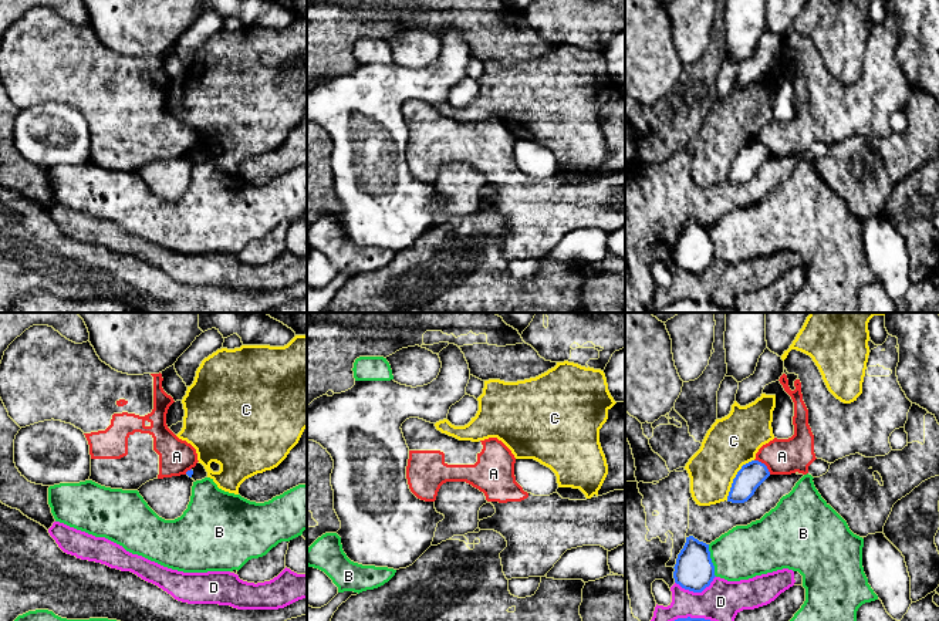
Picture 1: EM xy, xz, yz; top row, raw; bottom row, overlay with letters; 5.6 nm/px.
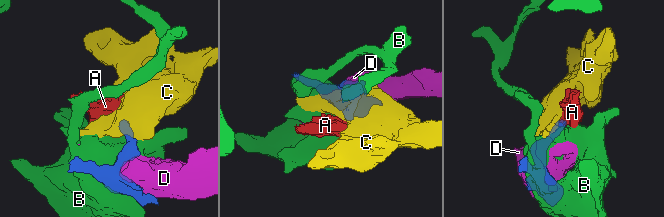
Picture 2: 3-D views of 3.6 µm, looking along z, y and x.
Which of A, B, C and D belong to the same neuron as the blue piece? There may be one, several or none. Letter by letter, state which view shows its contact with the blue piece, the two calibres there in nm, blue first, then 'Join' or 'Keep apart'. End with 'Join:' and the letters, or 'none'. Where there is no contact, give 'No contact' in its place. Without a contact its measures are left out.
A: Touches blue in yz. Thickness 150 nm (blue) against 200 nm. Keep apart
B: Touches blue in yz. Thickness 220 nm (blue) against 300 nm. Keep apart
C: Touches blue in yz. Thickness 150 nm (blue) against 300 nm. Keep apart
D: Touches blue in yz. Thickness 220 nm (blue) against 220 nm. Keep apart
Join: none

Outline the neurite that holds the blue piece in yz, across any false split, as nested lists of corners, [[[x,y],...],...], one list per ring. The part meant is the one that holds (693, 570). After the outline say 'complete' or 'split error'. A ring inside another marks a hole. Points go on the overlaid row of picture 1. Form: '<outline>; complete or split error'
[[[693,536],[686,537],[673,568],[675,583],[693,593],[702,593],[716,577],[709,544]]]; complete

